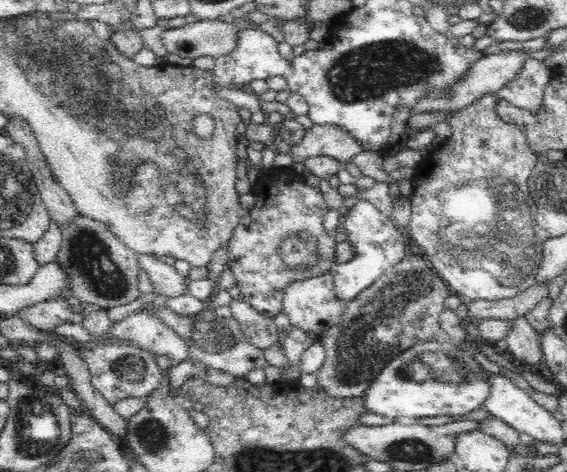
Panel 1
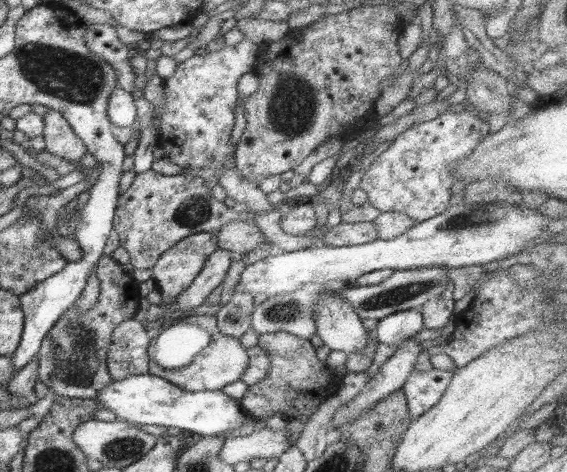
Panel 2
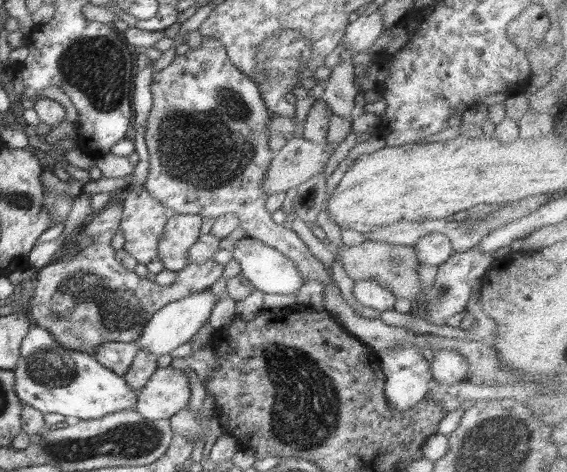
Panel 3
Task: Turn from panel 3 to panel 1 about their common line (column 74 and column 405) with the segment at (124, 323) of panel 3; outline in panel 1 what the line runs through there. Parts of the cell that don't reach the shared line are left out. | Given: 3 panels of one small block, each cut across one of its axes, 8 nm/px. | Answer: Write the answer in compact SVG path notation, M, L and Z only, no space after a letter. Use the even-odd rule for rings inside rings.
M408 251L398 264L395 264L390 270L386 271L376 282L374 282L374 284L371 284L367 289L364 289L358 296L354 297L354 300L351 300L347 304L342 321L340 321L339 324L336 324L336 327L324 330L324 332L318 337L318 340L320 340L325 349L324 364L320 366L320 370L318 370L317 374L320 389L336 399L352 399L353 397L363 398L364 394L366 394L366 390L370 387L370 384L372 384L376 379L376 376L389 364L390 361L396 356L399 356L402 352L408 350L408 348L415 346L417 343L427 342L427 340L432 340L436 337L441 329L439 320L440 313L445 309L442 304L444 299L450 294L452 294L452 292L448 288L448 285L443 282L440 275L438 275L434 268L432 268L430 262L428 262L423 256Z

